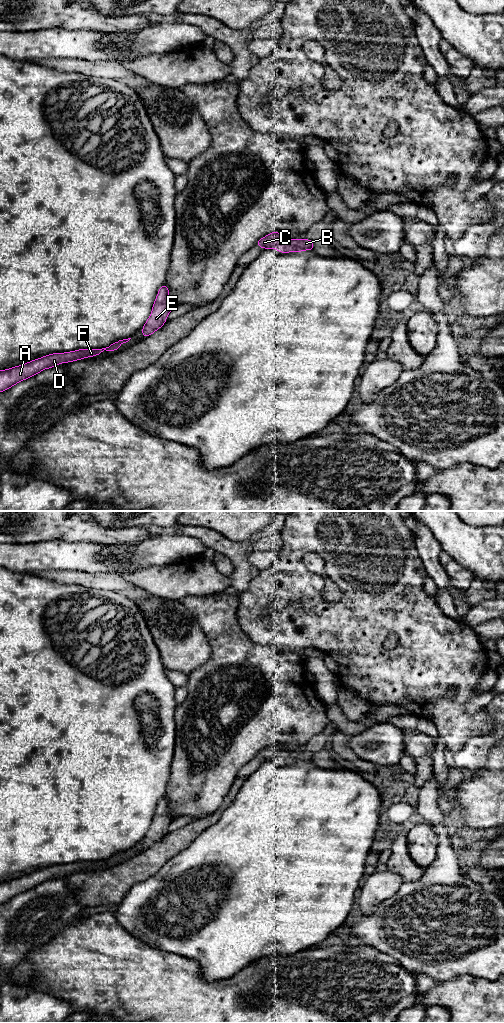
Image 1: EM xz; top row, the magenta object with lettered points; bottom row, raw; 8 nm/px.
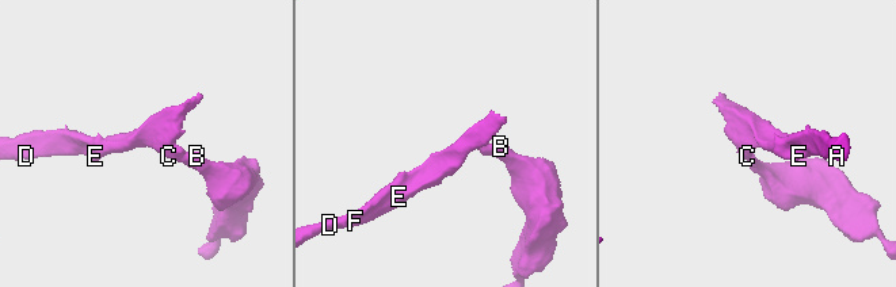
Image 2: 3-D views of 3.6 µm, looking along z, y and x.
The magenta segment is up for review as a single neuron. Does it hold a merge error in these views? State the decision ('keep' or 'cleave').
keep

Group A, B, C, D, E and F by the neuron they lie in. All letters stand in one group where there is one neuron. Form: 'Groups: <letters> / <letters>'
Groups: A B C D E F

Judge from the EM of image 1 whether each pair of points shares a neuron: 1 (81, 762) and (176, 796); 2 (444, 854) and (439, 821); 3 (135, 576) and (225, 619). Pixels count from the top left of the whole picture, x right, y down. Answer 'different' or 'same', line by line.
1: different
2: same
3: different

